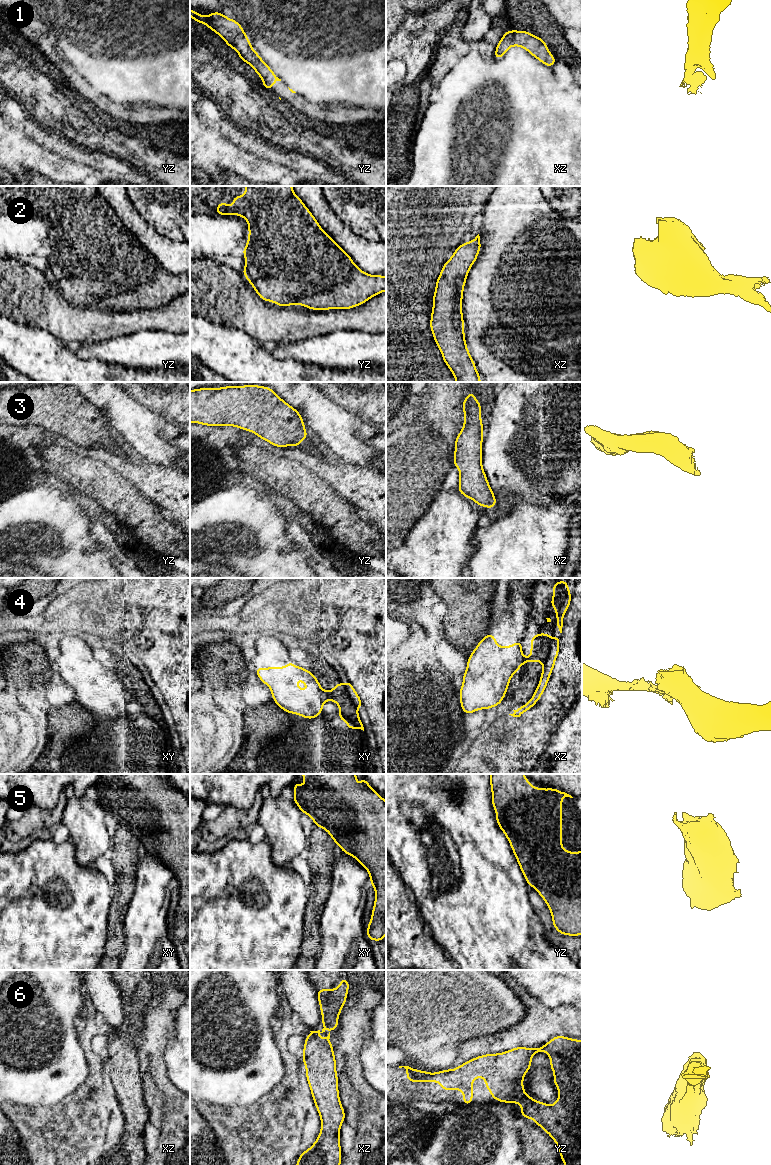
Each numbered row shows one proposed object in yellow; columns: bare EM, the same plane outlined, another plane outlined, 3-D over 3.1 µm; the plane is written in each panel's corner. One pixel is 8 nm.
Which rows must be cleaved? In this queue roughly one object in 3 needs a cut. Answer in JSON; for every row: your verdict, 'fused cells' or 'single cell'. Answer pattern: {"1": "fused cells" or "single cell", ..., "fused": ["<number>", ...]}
{"1": "single cell", "2": "single cell", "3": "single cell", "4": "fused cells", "5": "single cell", "6": "single cell", "fused": ["4"]}

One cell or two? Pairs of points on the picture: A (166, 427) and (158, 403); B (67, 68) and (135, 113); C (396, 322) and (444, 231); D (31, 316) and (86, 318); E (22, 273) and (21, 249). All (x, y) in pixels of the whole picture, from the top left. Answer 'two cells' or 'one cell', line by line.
A: two cells
B: one cell
C: one cell
D: one cell
E: two cells

